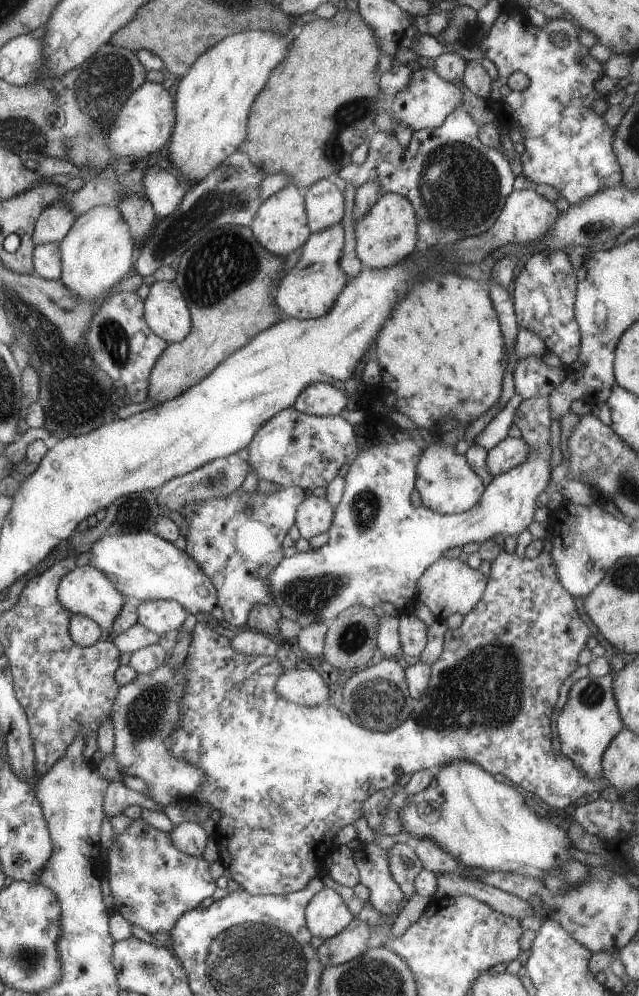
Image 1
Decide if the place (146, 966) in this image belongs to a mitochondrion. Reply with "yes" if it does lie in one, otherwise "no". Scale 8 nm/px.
yes

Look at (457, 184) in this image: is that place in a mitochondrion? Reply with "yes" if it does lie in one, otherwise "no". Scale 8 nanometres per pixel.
yes

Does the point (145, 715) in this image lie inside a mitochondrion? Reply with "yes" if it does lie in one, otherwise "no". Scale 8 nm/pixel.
yes

